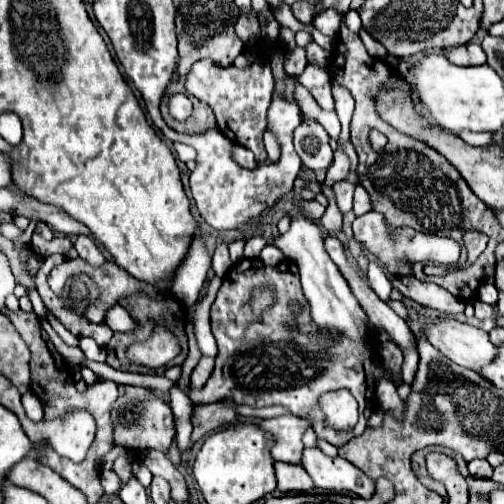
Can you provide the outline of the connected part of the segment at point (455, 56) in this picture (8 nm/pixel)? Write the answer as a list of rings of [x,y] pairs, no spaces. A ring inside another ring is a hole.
[[[466,43],[460,47],[446,49],[446,57],[454,65],[484,65],[486,63],[486,53],[476,43]]]

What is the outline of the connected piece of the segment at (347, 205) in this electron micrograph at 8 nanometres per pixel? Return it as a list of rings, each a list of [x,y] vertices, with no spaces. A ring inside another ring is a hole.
[[[338,181],[334,185],[334,191],[336,191],[336,203],[340,207],[342,213],[350,211],[352,209],[352,195],[354,195],[354,189],[356,189],[356,183],[350,183],[350,181]]]

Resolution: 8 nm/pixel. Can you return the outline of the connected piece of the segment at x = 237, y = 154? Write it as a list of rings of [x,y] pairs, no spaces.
[[[234,145],[234,159],[244,165],[244,167],[258,167],[258,161],[254,159],[254,155],[250,153],[250,149],[242,147],[242,145]]]

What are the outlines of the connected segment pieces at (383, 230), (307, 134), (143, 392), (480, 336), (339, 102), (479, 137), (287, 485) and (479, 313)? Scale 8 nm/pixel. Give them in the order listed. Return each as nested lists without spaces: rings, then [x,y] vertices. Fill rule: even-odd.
[[[370,211],[366,215],[356,217],[356,221],[352,223],[352,229],[354,229],[356,241],[360,241],[392,275],[398,275],[398,277],[412,275],[412,267],[406,260],[410,262],[427,260],[450,267],[458,266],[461,248],[454,239],[438,237],[438,235],[430,235],[430,233],[418,233],[410,227],[390,227],[386,223],[386,219],[376,211]]]
[[[302,119],[302,123],[294,131],[294,147],[304,167],[312,171],[326,169],[332,163],[330,135],[316,121]]]
[[[120,385],[118,405],[116,405],[116,409],[112,409],[112,423],[114,423],[114,441],[122,443],[130,449],[136,449],[136,451],[138,449],[140,451],[158,449],[158,451],[166,453],[176,435],[174,417],[172,417],[170,407],[144,387]],[[120,401],[122,401],[122,405],[120,405]]]
[[[432,319],[426,327],[426,337],[448,359],[474,371],[494,361],[498,353],[486,331],[452,319]]]
[[[330,79],[330,85],[332,85],[336,115],[342,123],[342,141],[348,141],[348,127],[350,127],[350,119],[352,119],[352,111],[354,111],[354,99],[352,99],[350,91],[346,87],[336,85],[334,79]]]
[[[460,133],[458,135],[462,141],[466,141],[468,145],[490,145],[492,143],[492,135],[490,133]]]
[[[274,463],[276,467],[276,479],[278,479],[278,491],[282,493],[308,493],[314,489],[314,481],[304,471],[302,465],[290,465],[290,463]]]
[[[474,303],[474,309],[476,309],[476,319],[484,321],[488,317],[496,317],[496,307],[494,305],[486,305],[486,303]]]

